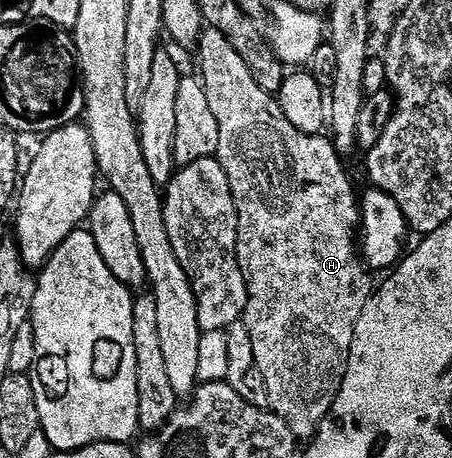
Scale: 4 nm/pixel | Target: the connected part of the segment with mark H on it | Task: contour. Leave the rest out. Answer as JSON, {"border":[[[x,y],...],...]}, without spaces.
{"border":[[[203,28],[196,52],[202,59],[200,76],[202,84],[206,87],[208,104],[212,106],[212,115],[216,115],[216,119],[220,123],[220,143],[216,156],[226,168],[226,174],[238,204],[238,262],[242,265],[246,283],[250,287],[250,298],[246,304],[244,320],[252,335],[252,351],[256,351],[256,363],[268,383],[269,408],[286,420],[288,427],[294,432],[295,438],[310,439],[313,438],[320,423],[328,415],[336,395],[342,389],[344,379],[348,376],[354,328],[376,289],[376,281],[370,278],[371,270],[364,264],[359,246],[356,244],[356,226],[360,221],[360,197],[357,192],[354,194],[354,185],[350,182],[345,167],[342,166],[343,158],[335,149],[333,140],[326,135],[305,133],[292,127],[292,123],[288,123],[284,111],[278,105],[277,96],[264,91],[264,87],[260,87],[260,83],[256,83],[252,71],[248,71],[248,63],[244,63],[244,59],[240,59],[240,51],[236,51],[236,47],[232,47],[232,43],[228,43],[228,39],[219,29]]]}

